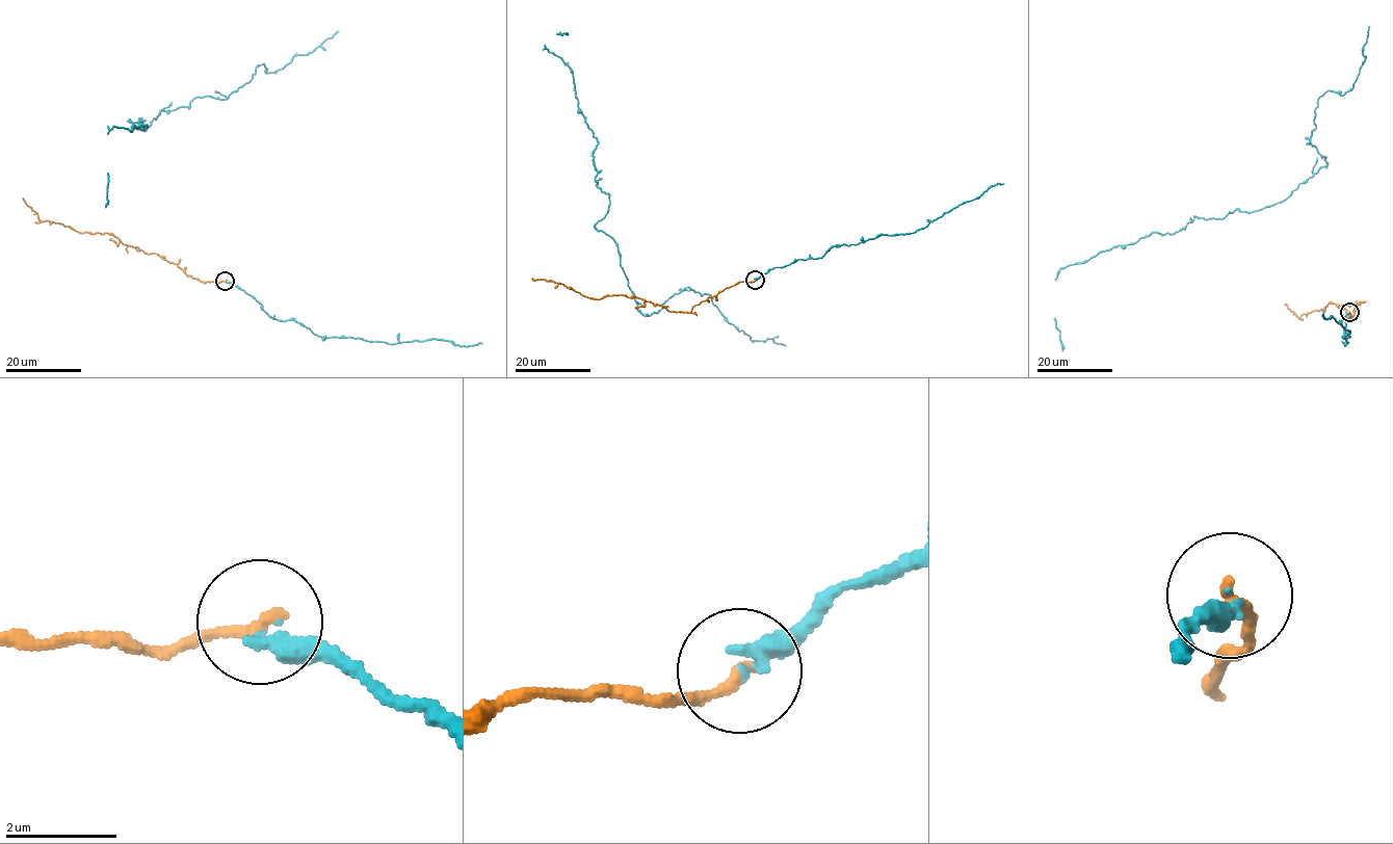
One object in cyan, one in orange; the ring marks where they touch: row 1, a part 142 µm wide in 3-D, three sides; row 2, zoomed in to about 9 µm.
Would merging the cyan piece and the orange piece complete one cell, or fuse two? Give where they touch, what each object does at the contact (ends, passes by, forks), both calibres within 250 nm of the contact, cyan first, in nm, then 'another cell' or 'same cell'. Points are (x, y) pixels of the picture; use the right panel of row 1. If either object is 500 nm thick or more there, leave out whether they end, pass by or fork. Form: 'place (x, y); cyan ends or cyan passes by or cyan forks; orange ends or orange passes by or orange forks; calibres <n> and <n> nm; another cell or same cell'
place (1349, 312); cyan ends; orange ends; calibres 240 and 240 nm; same cell

